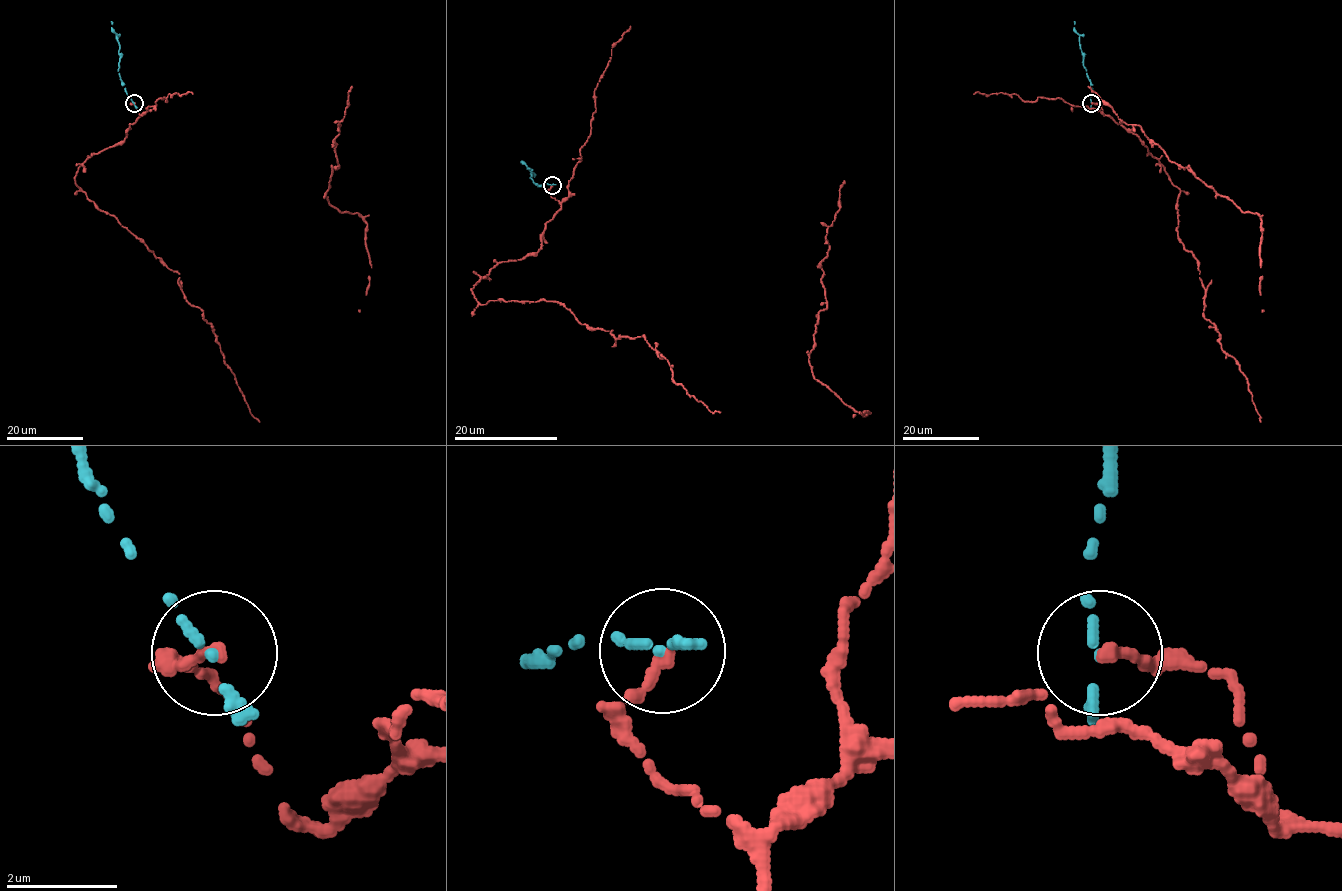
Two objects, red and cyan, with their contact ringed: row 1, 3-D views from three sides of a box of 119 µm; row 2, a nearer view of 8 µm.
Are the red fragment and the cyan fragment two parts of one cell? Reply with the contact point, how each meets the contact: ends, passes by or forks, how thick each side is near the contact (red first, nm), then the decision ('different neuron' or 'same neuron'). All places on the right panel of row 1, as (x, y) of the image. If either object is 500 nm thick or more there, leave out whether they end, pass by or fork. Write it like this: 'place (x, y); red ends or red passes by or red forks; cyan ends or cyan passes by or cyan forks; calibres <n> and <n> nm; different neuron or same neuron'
place (1091, 103); red ends; cyan passes by; calibres 240 and 140 nm; different neuron

